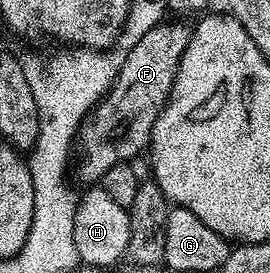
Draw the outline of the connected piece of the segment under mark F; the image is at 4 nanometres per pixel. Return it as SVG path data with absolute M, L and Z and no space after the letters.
M162 20L158 26L151 28L151 32L147 32L147 36L143 36L143 40L139 40L139 44L124 51L121 67L111 88L81 123L75 139L75 178L77 174L79 181L89 182L85 184L100 183L107 168L115 168L115 164L120 162L132 163L133 158L149 150L155 120L159 120L169 102L169 94L173 90L177 69L191 33L190 27L181 23L184 21L169 21Z

